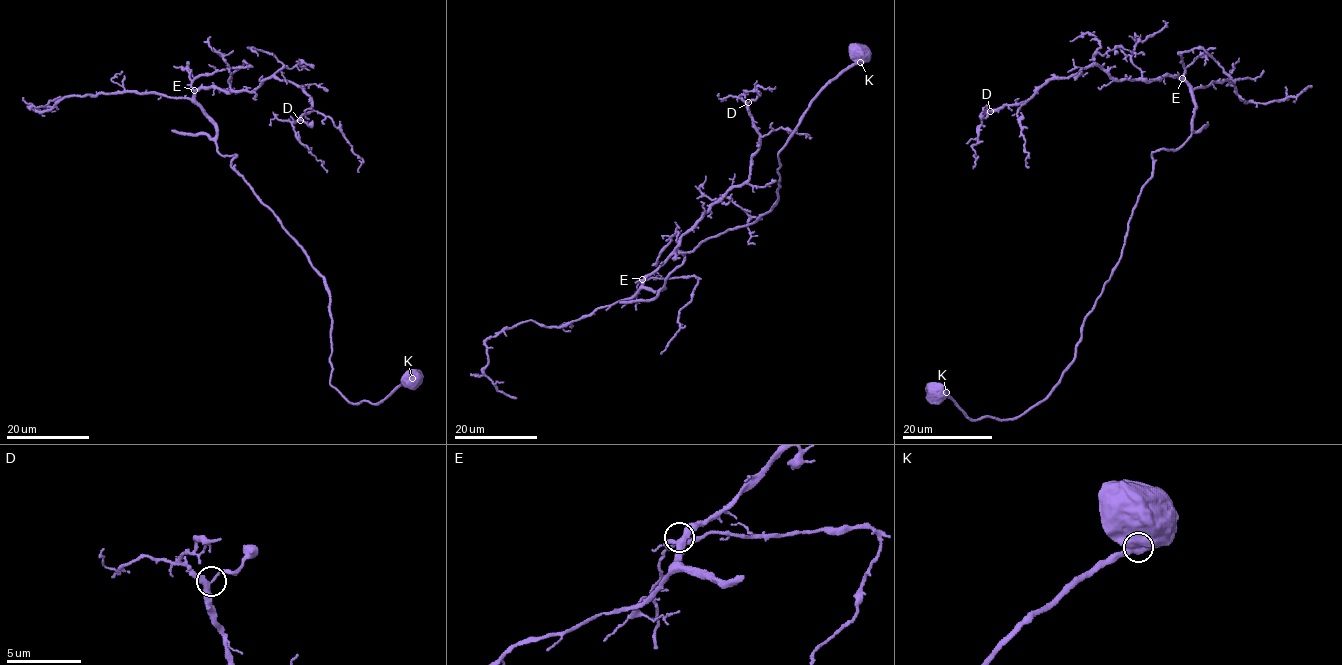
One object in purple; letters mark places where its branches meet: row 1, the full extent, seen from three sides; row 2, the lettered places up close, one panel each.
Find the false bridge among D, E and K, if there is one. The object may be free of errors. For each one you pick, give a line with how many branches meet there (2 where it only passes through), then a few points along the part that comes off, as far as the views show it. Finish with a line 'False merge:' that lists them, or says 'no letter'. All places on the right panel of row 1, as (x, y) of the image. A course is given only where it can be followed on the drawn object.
False merge: no letter

